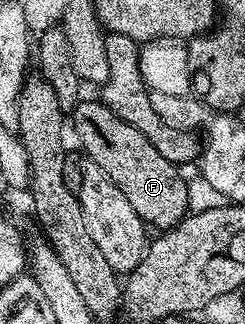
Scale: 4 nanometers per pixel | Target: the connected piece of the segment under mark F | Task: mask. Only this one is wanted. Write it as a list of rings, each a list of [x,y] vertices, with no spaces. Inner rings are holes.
[[[100,99],[78,100],[71,110],[71,133],[72,136],[73,133],[77,136],[77,141],[81,144],[82,151],[85,152],[84,156],[88,160],[94,161],[99,167],[103,167],[103,175],[107,175],[107,179],[111,179],[111,183],[115,183],[115,187],[119,187],[119,191],[123,191],[127,203],[131,203],[131,207],[135,207],[135,215],[139,215],[139,219],[144,221],[146,226],[153,228],[154,225],[154,230],[157,231],[171,229],[190,212],[186,174],[181,174],[184,172],[172,161],[163,159],[163,155],[159,155],[159,151],[155,151],[155,147],[151,147],[151,139],[147,139],[147,135],[143,135],[143,131],[139,131],[135,127],[131,127],[131,123],[119,119],[119,115],[115,115],[115,111],[111,111],[111,107],[107,107],[104,101]]]

